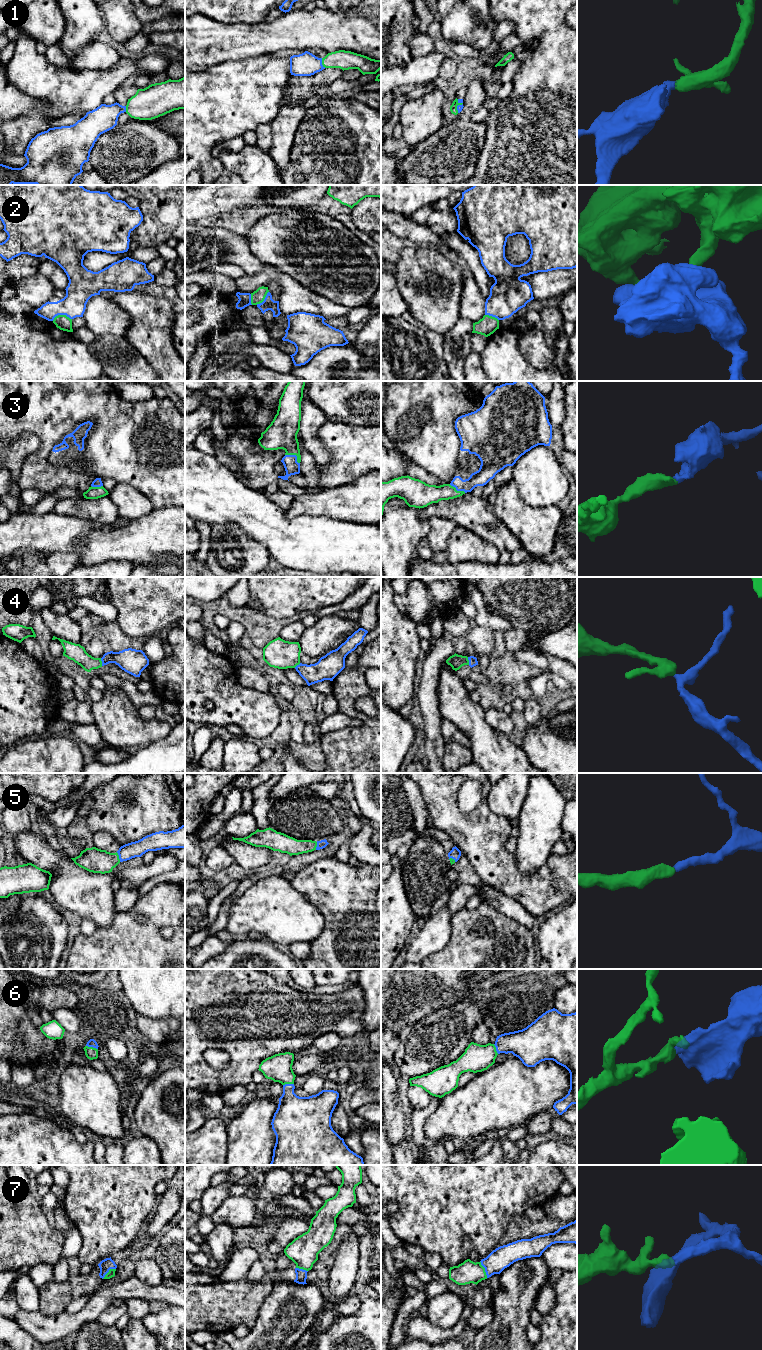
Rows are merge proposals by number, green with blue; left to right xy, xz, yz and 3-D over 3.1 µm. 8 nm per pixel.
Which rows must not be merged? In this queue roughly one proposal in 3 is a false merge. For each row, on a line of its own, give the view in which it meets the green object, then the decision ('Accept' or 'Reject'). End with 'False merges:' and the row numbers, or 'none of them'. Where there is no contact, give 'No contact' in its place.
1: Touches green in xz. Accept
2: Touches green in xy. Reject
3: Touches green in xz. Accept
4: Touches green in xy. Accept
5: Touches green in xy. Accept
6: Touches green in xy. Accept
7: Touches green in yz. Accept
False merges: 2

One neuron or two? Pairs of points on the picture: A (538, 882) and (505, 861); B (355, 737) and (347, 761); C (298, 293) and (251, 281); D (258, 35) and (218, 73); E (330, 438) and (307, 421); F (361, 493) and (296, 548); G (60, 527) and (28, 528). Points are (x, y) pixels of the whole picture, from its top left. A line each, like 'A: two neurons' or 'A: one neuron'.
A: one neuron
B: one neuron
C: one neuron
D: two neurons
E: two neurons
F: two neurons
G: one neuron

